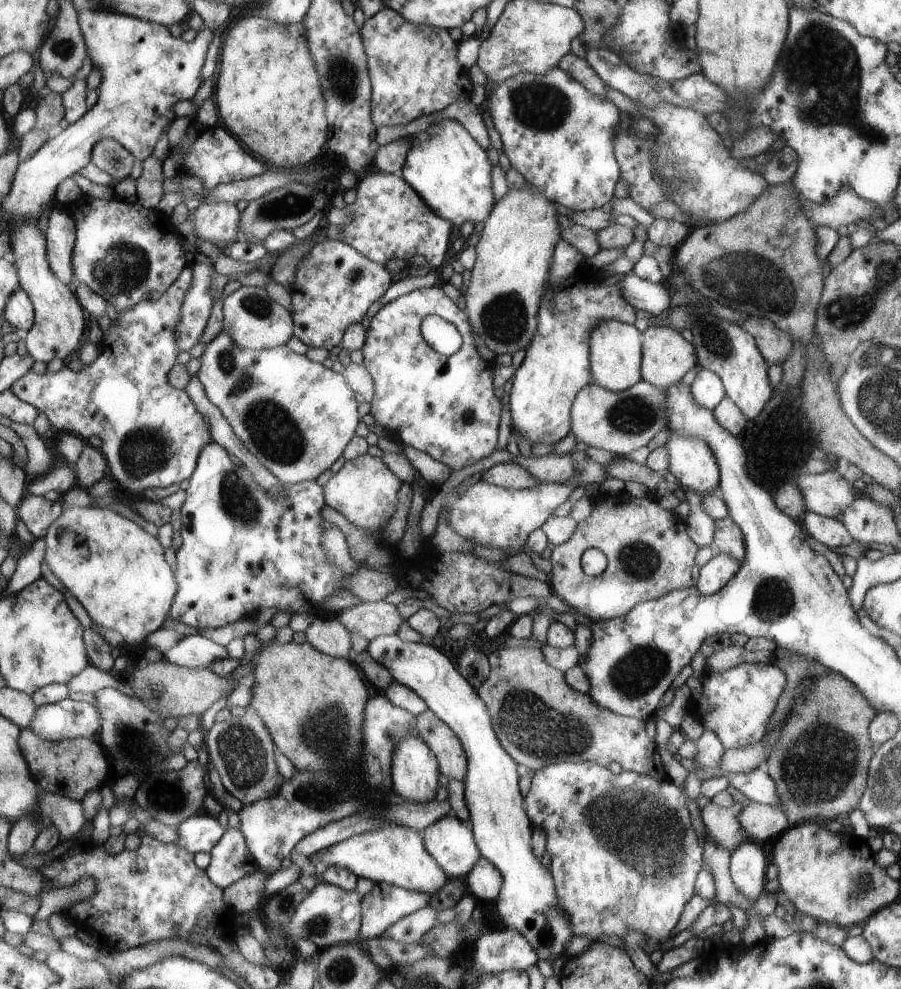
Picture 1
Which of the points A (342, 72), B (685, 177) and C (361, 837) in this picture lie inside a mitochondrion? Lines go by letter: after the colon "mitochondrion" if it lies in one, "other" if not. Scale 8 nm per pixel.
A: mitochondrion
B: mitochondrion
C: other

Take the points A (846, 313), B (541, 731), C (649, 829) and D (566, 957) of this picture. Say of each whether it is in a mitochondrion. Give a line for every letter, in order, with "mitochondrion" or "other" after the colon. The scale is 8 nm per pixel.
A: mitochondrion
B: mitochondrion
C: mitochondrion
D: other

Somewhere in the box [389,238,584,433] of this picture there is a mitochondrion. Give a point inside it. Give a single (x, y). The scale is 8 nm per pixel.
(504, 319)

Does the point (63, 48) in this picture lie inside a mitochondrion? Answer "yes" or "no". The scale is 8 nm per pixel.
yes

